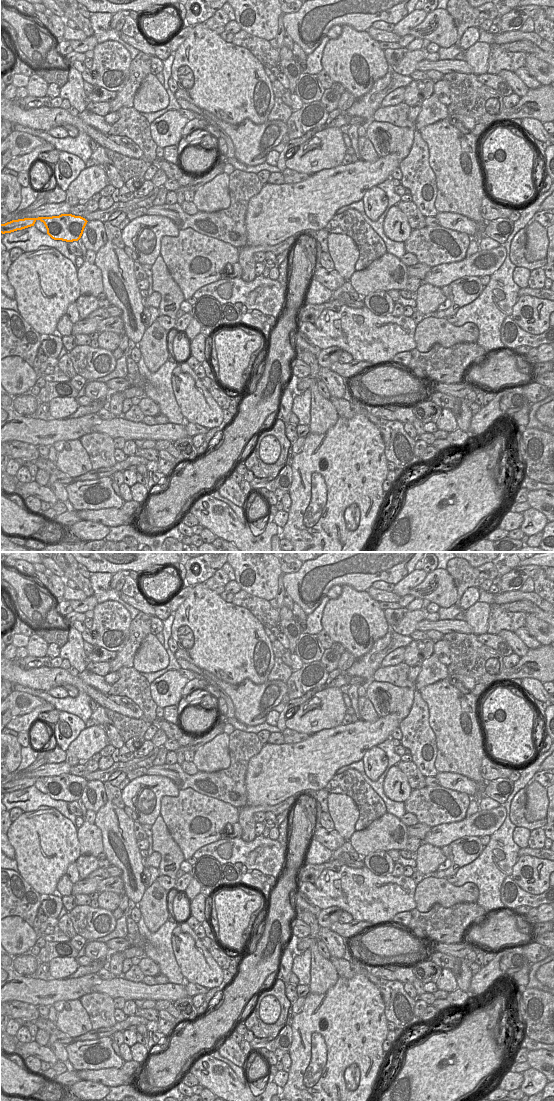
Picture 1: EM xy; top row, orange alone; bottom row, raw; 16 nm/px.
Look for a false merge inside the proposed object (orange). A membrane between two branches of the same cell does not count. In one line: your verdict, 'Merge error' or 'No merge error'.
No merge error.

